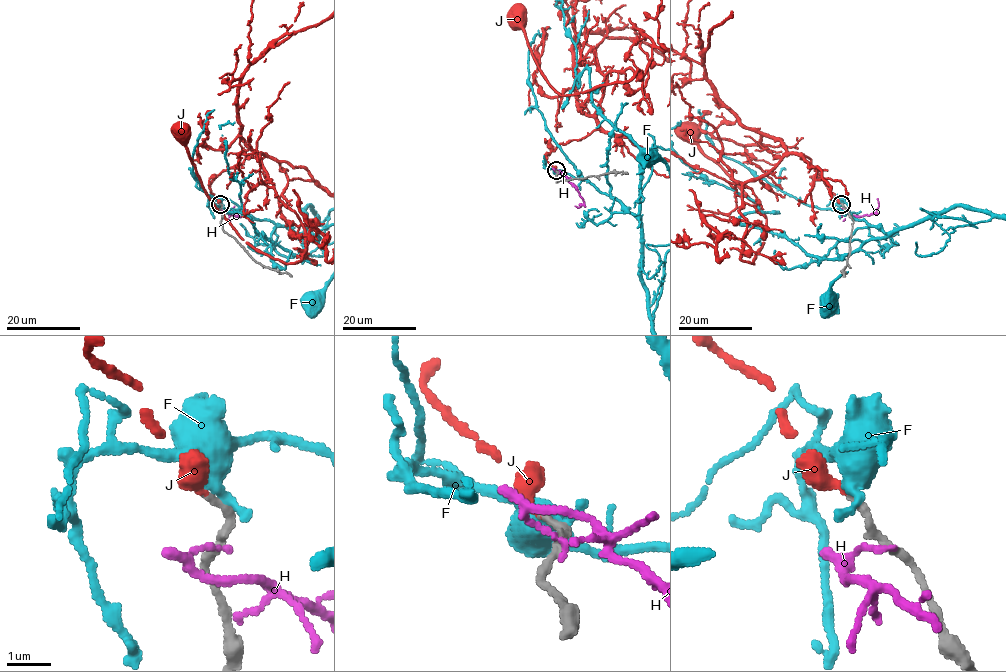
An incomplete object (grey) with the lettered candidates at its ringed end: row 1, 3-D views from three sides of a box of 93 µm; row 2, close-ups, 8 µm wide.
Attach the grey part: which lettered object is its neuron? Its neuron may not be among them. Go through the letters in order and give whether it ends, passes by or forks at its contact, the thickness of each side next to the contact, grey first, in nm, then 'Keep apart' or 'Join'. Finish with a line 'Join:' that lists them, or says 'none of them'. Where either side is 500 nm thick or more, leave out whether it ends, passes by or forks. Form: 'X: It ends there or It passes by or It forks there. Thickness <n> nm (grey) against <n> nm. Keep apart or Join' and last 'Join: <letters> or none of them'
F: Thickness 200 nm (grey) against 550 nm. Keep apart
H: It ends there. Thickness 170 nm (grey) against 110 nm. Keep apart
J: It ends there. Thickness 170 nm (grey) against 240 nm. Join
Join: J

